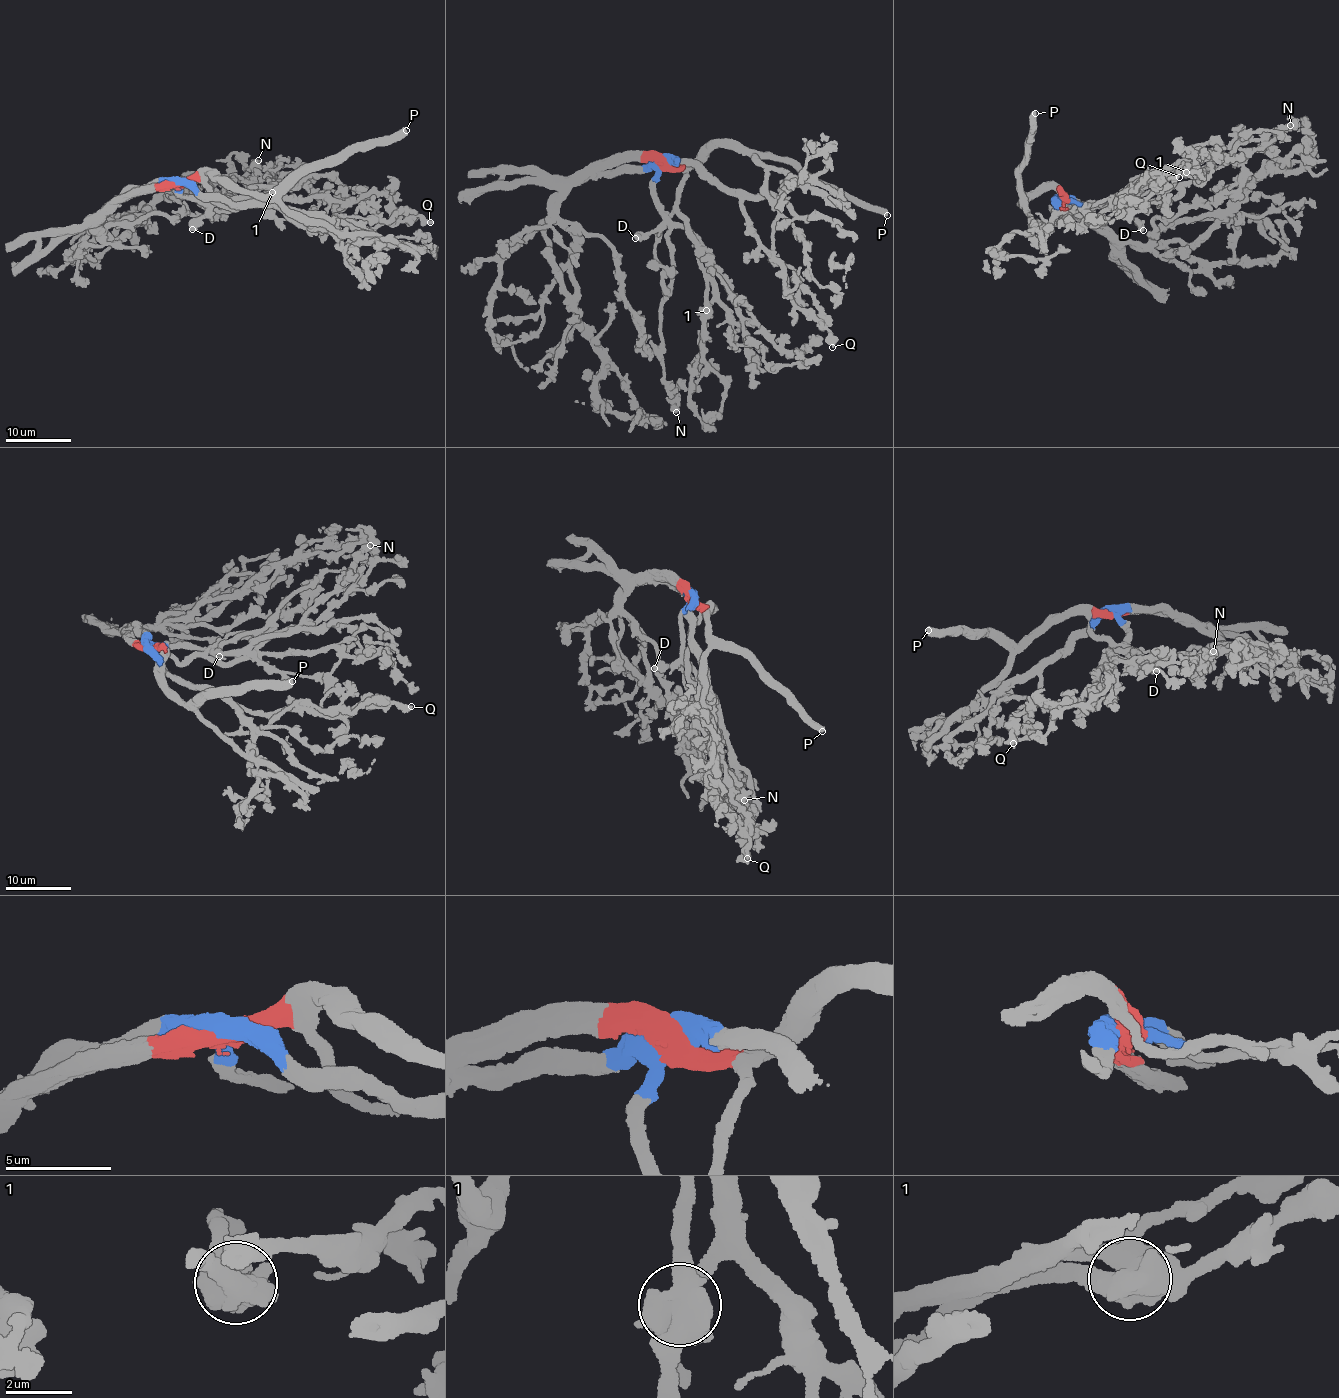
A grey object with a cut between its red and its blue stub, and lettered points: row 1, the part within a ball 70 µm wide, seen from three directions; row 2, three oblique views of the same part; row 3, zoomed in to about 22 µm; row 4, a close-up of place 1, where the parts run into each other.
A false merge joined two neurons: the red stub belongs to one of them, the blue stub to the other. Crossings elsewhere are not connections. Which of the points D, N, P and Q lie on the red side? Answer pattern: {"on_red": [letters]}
{"on_red": ["N", "P"]}

